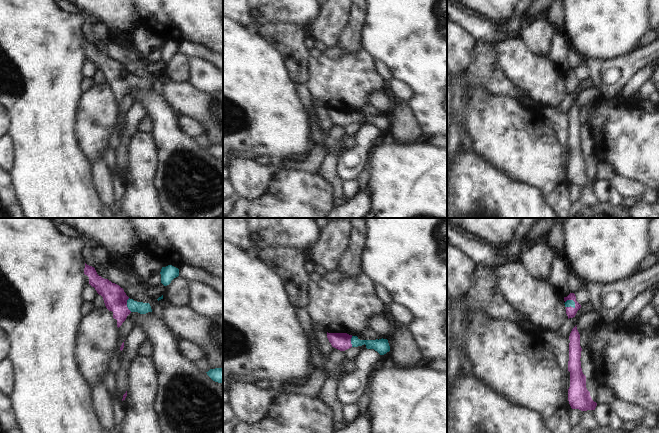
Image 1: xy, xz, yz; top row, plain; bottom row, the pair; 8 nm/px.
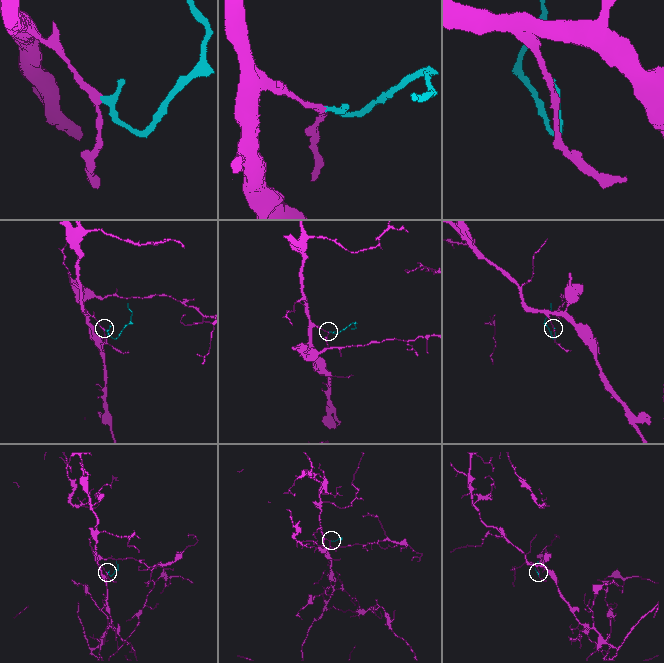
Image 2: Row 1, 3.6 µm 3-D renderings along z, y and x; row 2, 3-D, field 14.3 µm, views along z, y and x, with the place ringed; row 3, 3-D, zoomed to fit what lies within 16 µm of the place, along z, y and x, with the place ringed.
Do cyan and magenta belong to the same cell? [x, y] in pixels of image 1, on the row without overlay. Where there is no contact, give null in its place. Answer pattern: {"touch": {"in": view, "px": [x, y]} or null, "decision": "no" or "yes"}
{"touch": {"in": "yz", "px": [572, 76]}, "decision": "yes"}

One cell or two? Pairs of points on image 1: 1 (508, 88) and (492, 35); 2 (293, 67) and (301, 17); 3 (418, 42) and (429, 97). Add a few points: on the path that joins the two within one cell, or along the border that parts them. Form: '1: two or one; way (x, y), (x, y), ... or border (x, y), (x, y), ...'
1: two; border (476, 40), (494, 40), (496, 42)
2: two; border (277, 22), (294, 22), (301, 27)
3: one; way (429, 56), (429, 83)

